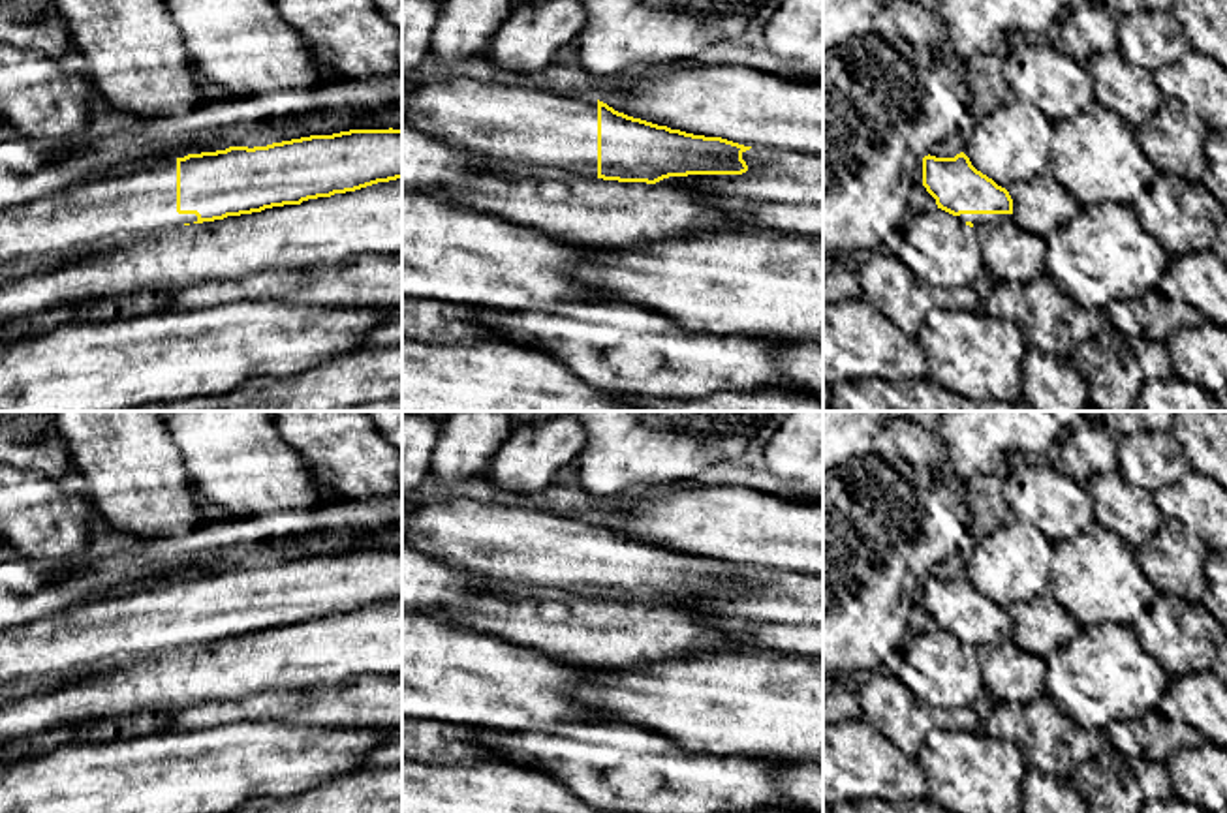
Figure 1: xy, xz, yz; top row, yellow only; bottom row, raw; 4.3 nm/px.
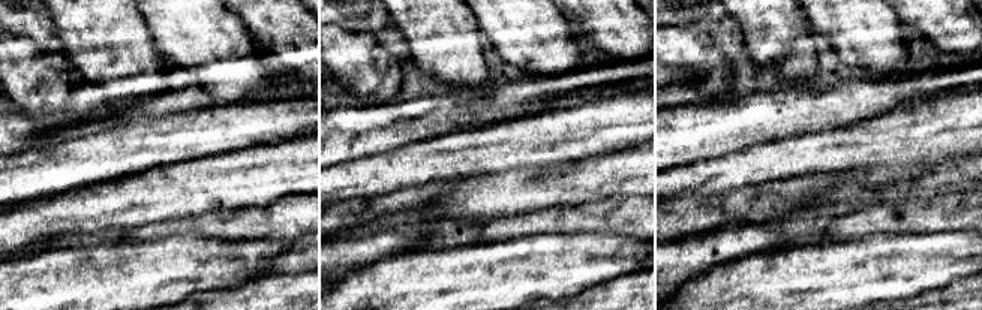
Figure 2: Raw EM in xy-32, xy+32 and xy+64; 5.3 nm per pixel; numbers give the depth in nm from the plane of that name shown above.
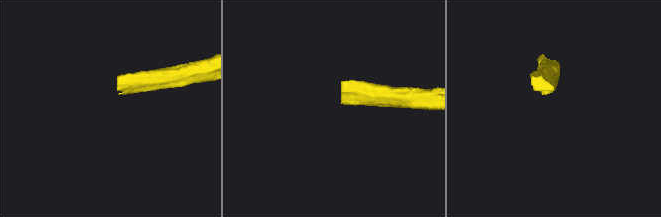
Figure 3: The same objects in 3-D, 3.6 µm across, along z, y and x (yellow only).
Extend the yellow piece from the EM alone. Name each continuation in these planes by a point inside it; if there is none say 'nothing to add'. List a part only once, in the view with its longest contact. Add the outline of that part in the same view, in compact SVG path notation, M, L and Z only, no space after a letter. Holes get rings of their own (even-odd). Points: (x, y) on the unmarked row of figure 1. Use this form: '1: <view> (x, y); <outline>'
1: xy (126, 628); M163 580L126 595L90 601L81 608L0 633L0 685L19 680L79 672L92 665L132 663L171 648L197 642L177 633L177 580Z

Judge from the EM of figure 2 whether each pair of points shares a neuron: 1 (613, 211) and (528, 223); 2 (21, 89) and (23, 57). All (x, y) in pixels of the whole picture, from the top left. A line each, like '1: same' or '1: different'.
1: same
2: same

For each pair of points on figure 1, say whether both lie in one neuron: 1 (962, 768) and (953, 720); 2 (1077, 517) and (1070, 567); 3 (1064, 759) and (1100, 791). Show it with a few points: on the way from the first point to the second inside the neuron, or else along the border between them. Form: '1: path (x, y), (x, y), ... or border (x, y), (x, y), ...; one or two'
1: border (976, 729), (932, 729), (917, 755); two
2: border (1094, 521), (1081, 534), (1058, 543); two
3: border (1109, 744), (1085, 761), (1070, 778); two

